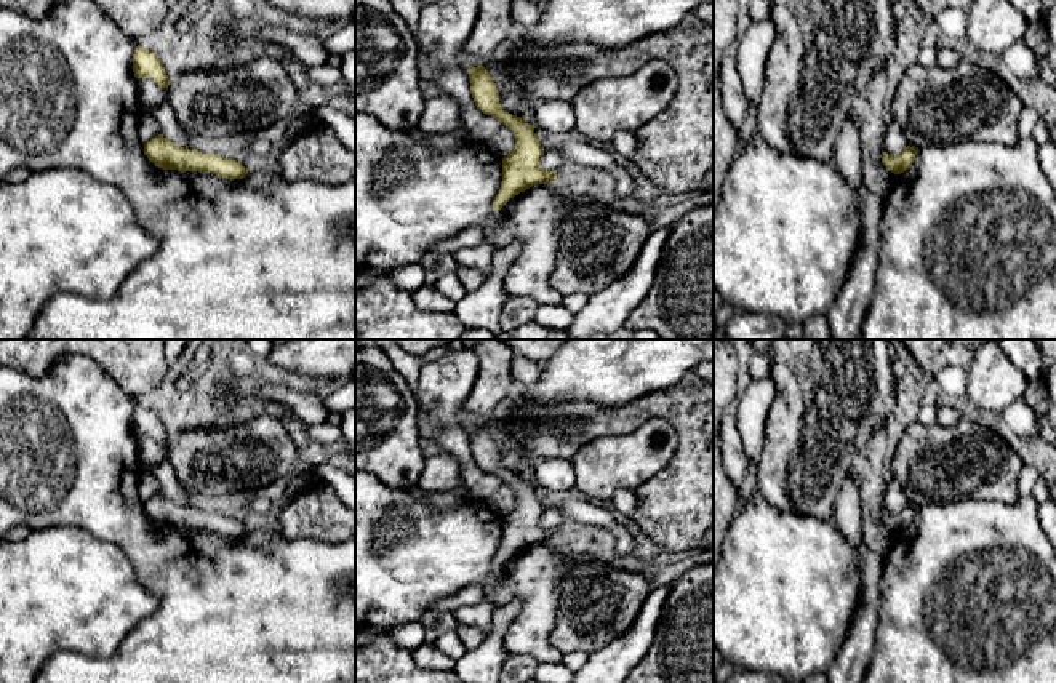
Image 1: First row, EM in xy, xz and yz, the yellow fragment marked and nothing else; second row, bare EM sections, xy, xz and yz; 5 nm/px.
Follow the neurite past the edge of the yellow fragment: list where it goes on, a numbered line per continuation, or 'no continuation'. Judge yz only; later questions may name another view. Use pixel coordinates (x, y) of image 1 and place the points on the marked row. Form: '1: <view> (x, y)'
no continuation

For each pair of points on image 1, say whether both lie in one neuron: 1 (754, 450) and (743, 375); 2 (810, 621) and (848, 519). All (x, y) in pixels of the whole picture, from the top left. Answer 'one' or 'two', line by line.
1: two
2: two

